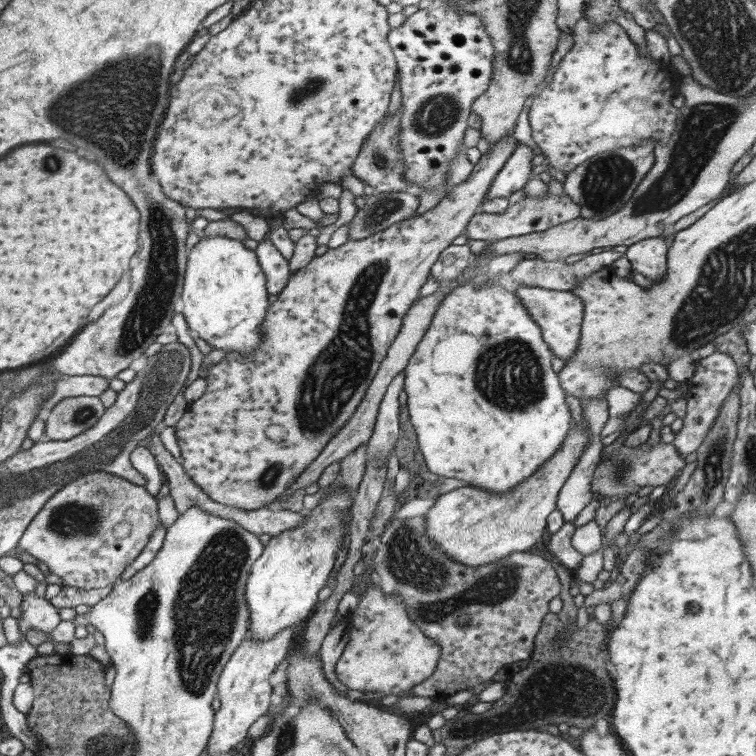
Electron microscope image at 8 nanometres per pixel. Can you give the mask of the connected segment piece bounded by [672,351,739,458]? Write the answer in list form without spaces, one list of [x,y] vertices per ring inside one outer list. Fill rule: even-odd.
[[[712,351],[696,361],[695,373],[688,381],[685,381],[689,391],[684,398],[687,409],[686,416],[683,418],[683,427],[675,433],[672,442],[682,458],[686,458],[688,454],[698,450],[706,433],[719,415],[722,403],[725,402],[726,398],[730,398],[730,392],[734,390],[738,379],[737,364],[733,357],[725,352]]]

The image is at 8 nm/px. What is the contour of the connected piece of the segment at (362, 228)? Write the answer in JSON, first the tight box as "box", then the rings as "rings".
{"box":[349,192,418,240],"rings":[[[374,192],[365,196],[364,208],[359,208],[350,222],[349,240],[370,238],[393,224],[412,217],[418,208],[416,192]]]}

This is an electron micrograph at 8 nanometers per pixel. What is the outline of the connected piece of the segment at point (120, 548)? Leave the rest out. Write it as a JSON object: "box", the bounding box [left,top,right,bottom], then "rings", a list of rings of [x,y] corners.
{"box":[12,472,160,588],"rings":[[[109,472],[85,473],[59,489],[25,529],[12,554],[28,552],[49,570],[62,578],[62,586],[74,588],[110,587],[144,550],[156,527],[160,526],[158,499],[144,487],[132,484]]]}

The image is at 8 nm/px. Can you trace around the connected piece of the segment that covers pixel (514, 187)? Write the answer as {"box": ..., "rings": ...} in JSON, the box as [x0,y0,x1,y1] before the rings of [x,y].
{"box":[484,143,534,201],"rings":[[[521,143],[519,147],[516,146],[506,164],[494,177],[484,201],[506,198],[523,189],[532,177],[534,166],[531,160],[533,157],[534,153],[528,145]]]}

